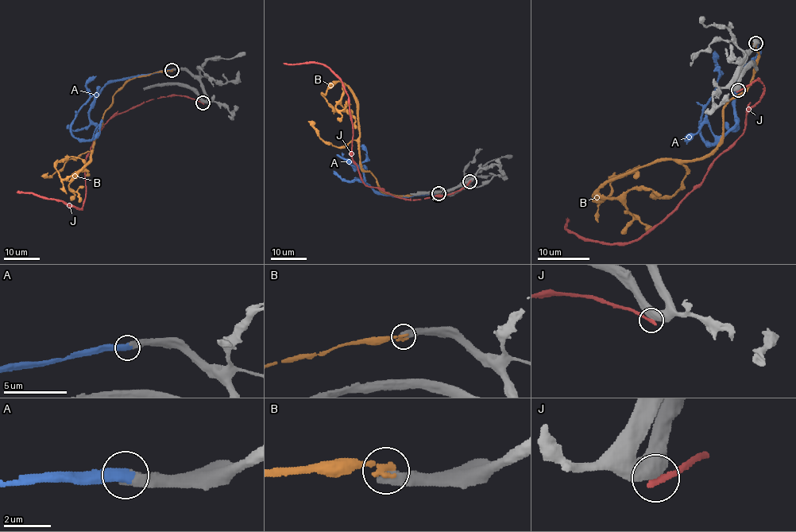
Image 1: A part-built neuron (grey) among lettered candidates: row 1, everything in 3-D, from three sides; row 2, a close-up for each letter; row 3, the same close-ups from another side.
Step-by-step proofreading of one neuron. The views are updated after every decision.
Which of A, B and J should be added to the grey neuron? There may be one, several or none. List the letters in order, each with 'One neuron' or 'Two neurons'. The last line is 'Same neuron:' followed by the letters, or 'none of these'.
A: One neuron
B: Two neurons
J: Two neurons
Same neuron: A

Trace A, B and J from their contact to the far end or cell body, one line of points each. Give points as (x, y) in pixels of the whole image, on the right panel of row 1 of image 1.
A: (755, 43), (758, 51), (737, 83), (735, 123), (709, 144), (700, 133), (700, 118), (720, 74), (714, 51)
B: (755, 43), (755, 75), (724, 109), (708, 154), (652, 161), (593, 196), (635, 177)
J: (737, 90), (755, 79), (763, 84), (745, 130), (658, 223), (612, 243), (584, 241), (566, 228), (566, 219)

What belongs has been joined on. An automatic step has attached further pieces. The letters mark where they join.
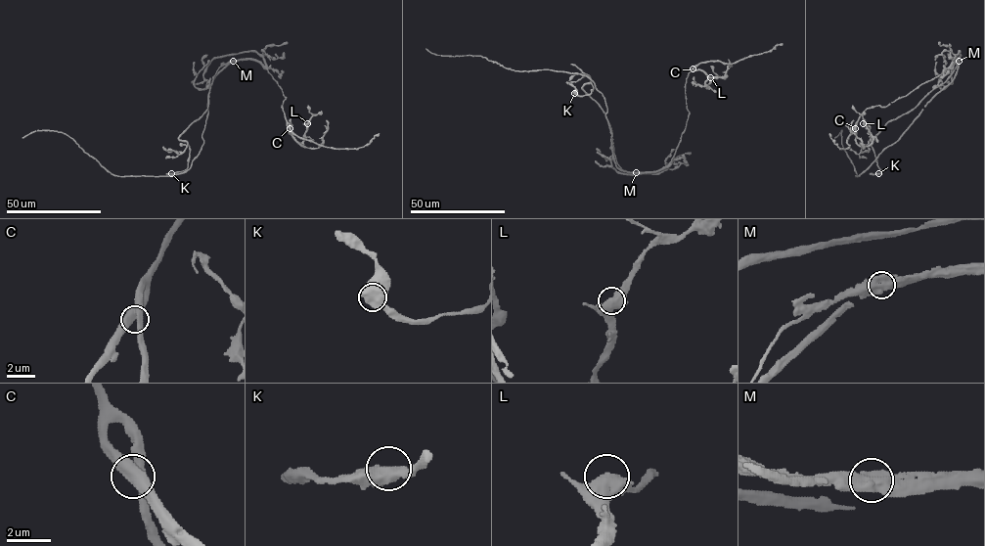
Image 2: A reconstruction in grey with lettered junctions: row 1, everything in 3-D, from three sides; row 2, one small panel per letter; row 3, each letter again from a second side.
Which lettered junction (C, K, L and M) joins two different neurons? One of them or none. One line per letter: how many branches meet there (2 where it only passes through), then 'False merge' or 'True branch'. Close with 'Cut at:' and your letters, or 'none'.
C: Branches: 2. True branch
K: Branches: 2. True branch
L: Branches: 2. True branch
M: Branches: 2. False merge
Cut at: M

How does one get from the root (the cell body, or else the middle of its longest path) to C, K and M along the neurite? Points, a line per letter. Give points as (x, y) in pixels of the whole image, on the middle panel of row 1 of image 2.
C: (614, 159), (618, 168), (628, 172), (657, 171), (668, 164), (688, 118), (685, 83), (693, 68)
K: (614, 159), (618, 168), (631, 172), (617, 164), (606, 117), (582, 88), (592, 85), (589, 94), (574, 93)
M: (614, 159), (618, 168), (636, 172)

